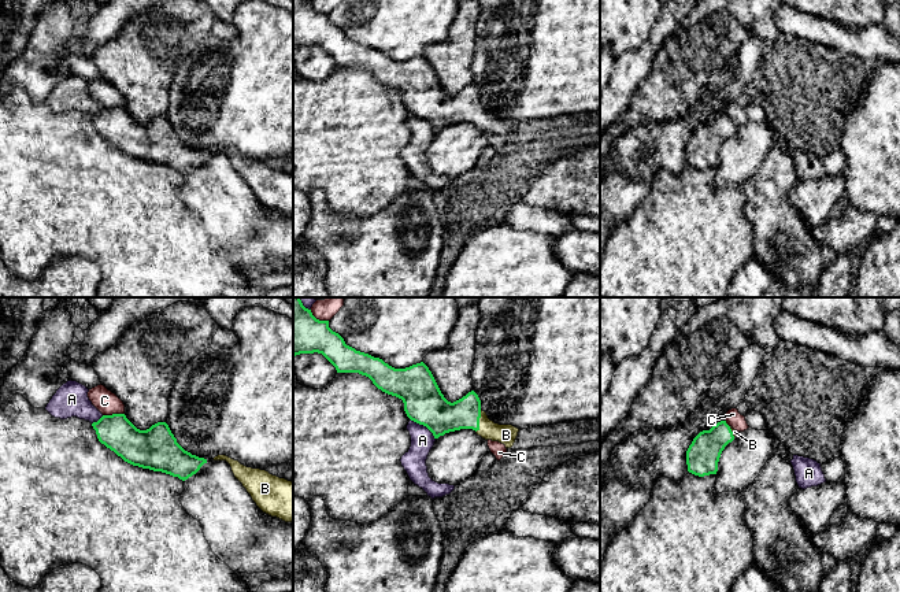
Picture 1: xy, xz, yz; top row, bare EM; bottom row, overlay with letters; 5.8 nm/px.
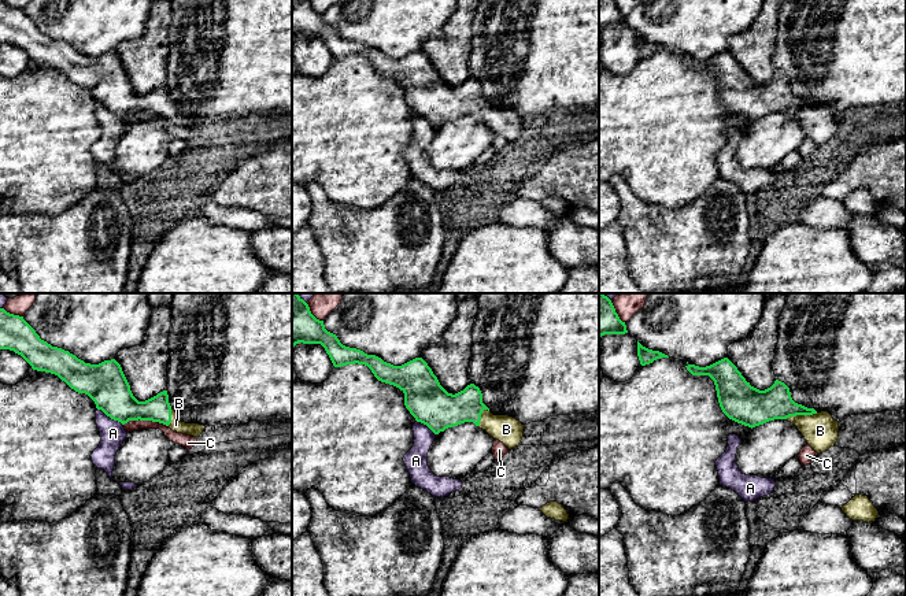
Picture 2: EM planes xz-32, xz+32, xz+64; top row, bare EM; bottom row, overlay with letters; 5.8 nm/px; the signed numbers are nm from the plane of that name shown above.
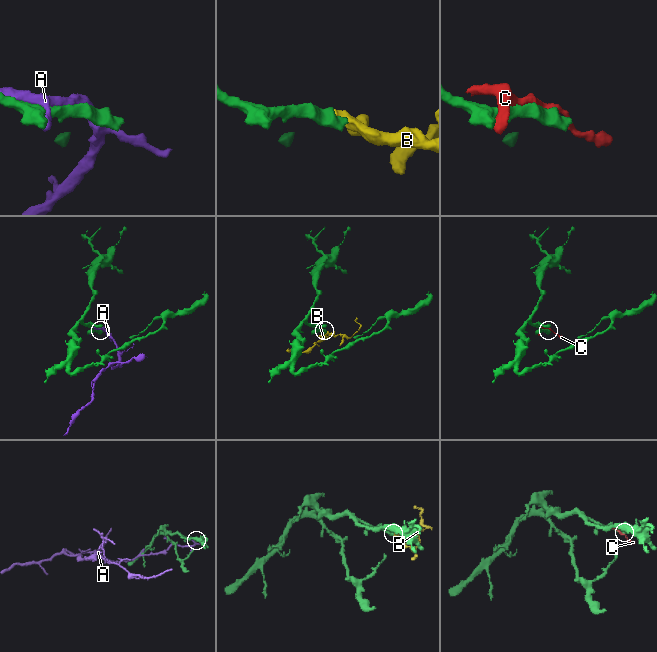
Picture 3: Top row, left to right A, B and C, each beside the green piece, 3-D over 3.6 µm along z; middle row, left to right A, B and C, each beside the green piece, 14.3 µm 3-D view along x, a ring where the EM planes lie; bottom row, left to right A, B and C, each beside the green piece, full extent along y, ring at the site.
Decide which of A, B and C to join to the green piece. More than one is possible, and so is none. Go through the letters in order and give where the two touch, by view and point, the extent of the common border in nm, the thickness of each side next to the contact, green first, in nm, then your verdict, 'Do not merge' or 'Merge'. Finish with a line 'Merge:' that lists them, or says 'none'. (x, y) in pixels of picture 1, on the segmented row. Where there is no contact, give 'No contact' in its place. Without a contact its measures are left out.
A: Touches green at xz (423, 425). Shared border 200 nm. Thickness 240 nm (green) against 140 nm. Do not merge
B: Touches green at xz (478, 421). Shared border 140 nm. Thickness 200 nm (green) against 120 nm. Merge
C: Touches green at xy (113, 414). Shared border 130 nm. Thickness 220 nm (green) against 140 nm. Do not merge
Merge: B

